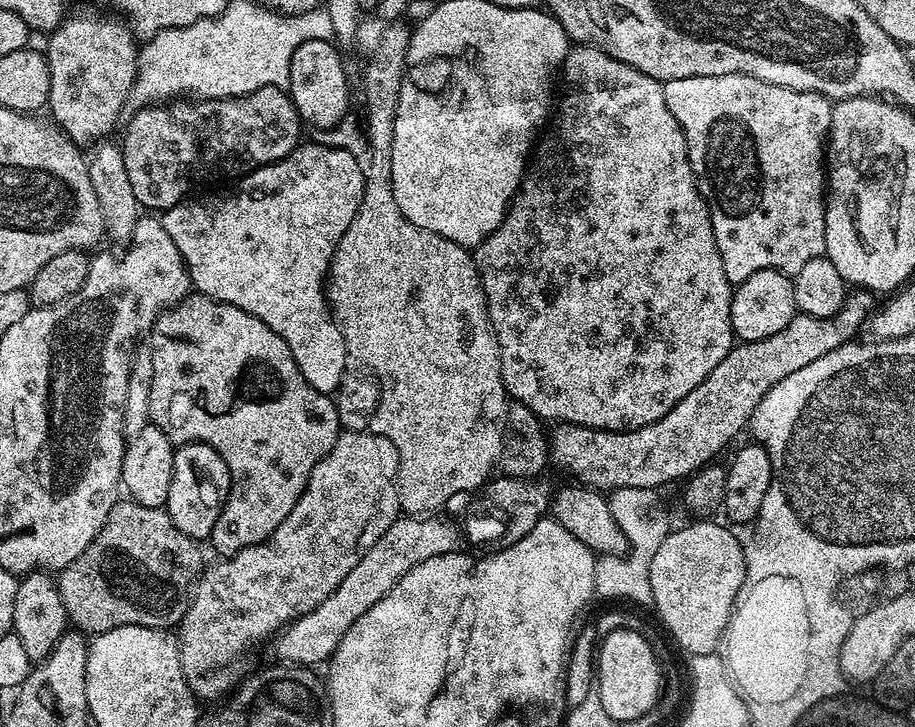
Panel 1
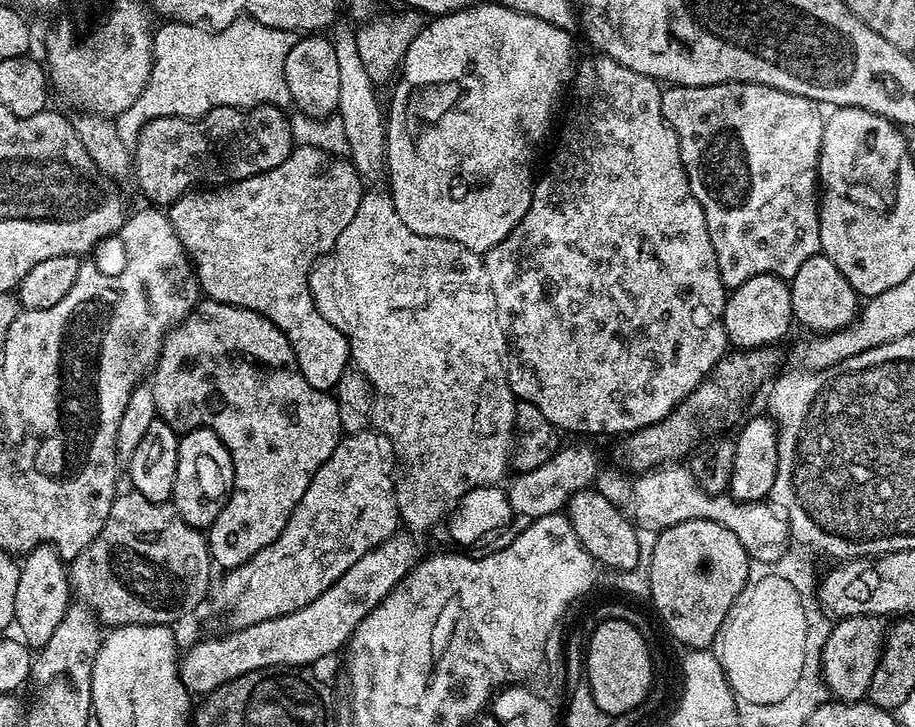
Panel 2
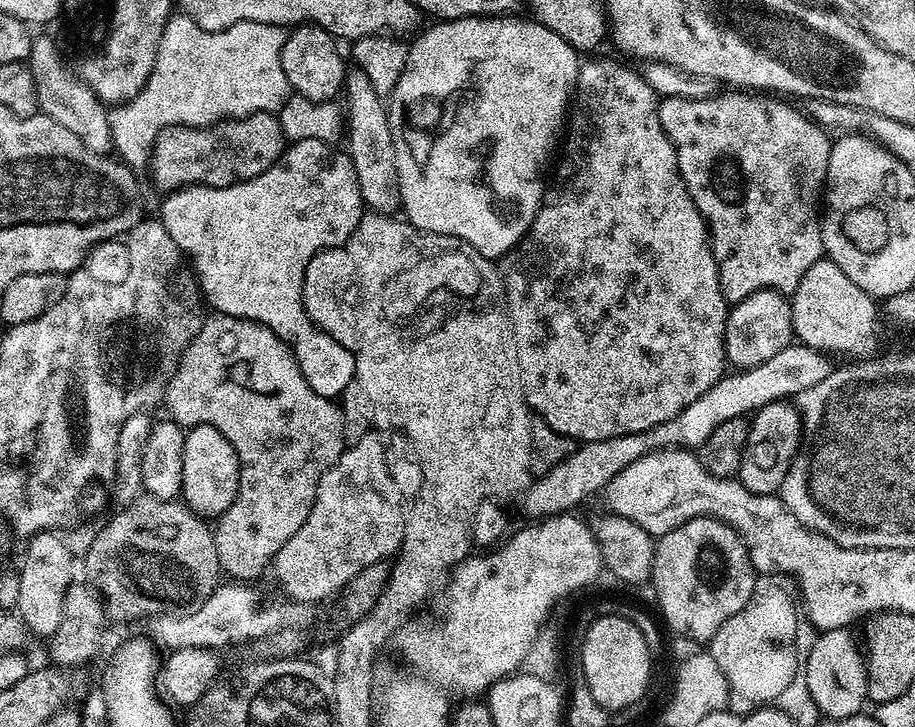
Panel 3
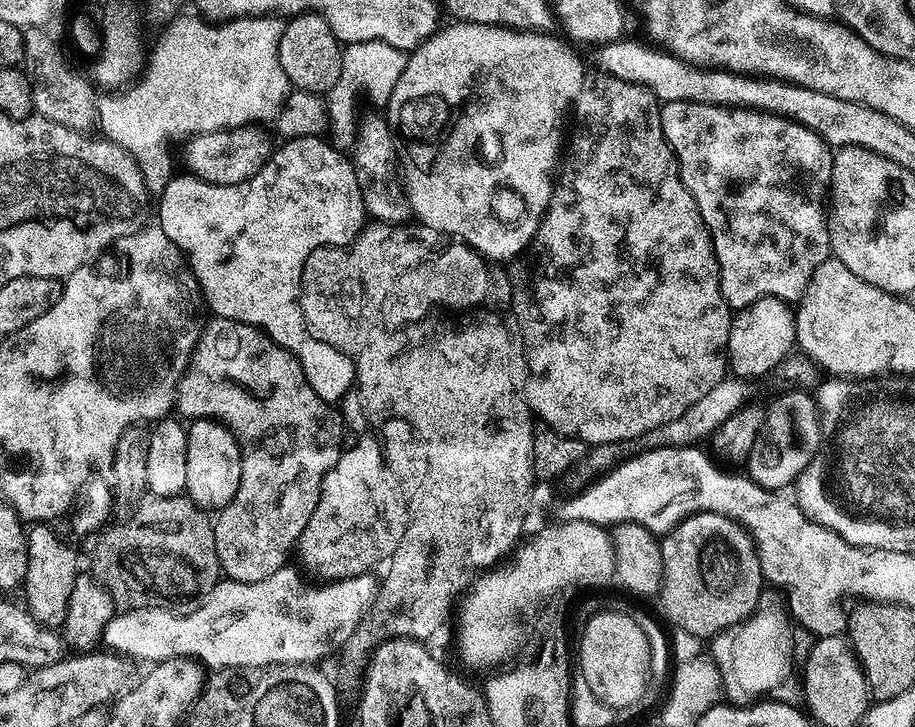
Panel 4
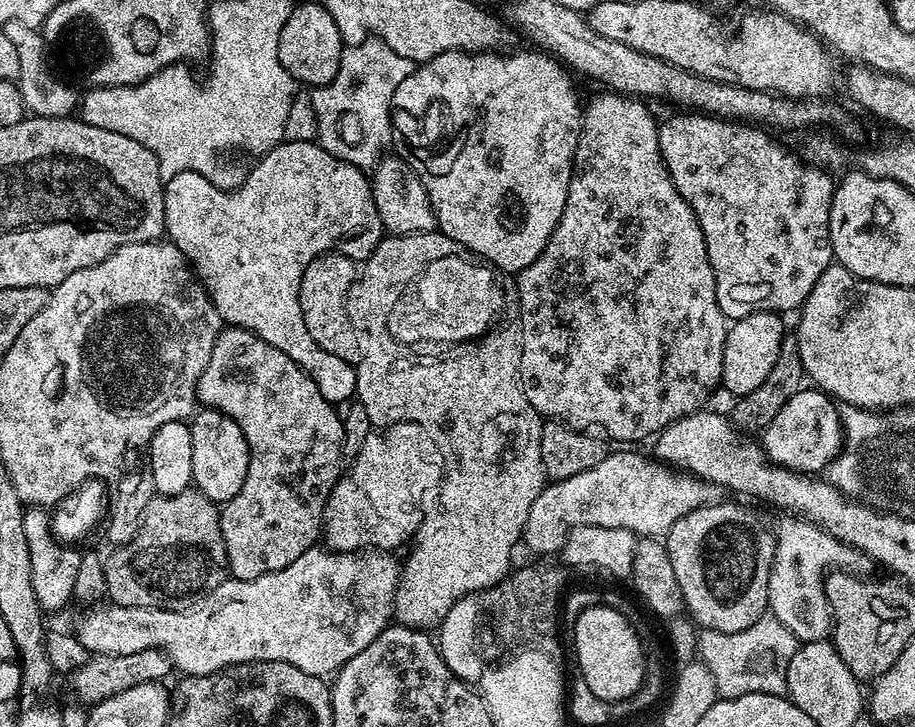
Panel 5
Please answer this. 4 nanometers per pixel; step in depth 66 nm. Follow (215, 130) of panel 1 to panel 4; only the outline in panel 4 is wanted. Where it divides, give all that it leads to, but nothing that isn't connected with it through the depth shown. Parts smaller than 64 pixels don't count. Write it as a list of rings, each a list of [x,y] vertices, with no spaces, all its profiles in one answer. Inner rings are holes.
[[[260,126],[226,128],[223,132],[201,132],[199,136],[191,137],[184,150],[187,171],[211,184],[241,184],[243,180],[249,180],[262,170],[274,151],[274,143],[262,129]]]

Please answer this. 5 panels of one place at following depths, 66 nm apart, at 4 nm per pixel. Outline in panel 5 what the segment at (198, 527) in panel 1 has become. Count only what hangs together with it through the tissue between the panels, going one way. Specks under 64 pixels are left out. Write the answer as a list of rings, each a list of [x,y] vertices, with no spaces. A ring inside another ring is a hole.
[[[204,408],[191,417],[194,442],[194,470],[192,483],[206,498],[223,506],[242,490],[248,473],[248,443],[234,418],[216,408]]]

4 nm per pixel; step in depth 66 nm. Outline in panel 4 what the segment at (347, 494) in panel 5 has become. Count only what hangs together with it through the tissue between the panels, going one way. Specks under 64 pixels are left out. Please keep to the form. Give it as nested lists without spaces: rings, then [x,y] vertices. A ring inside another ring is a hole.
[[[362,436],[352,448],[344,448],[338,462],[324,476],[320,501],[314,506],[314,514],[310,514],[310,522],[300,536],[298,553],[300,560],[312,572],[324,576],[325,581],[347,580],[350,576],[363,576],[375,564],[383,565],[398,550],[402,542],[405,517],[398,510],[394,485],[384,465],[376,444]]]

